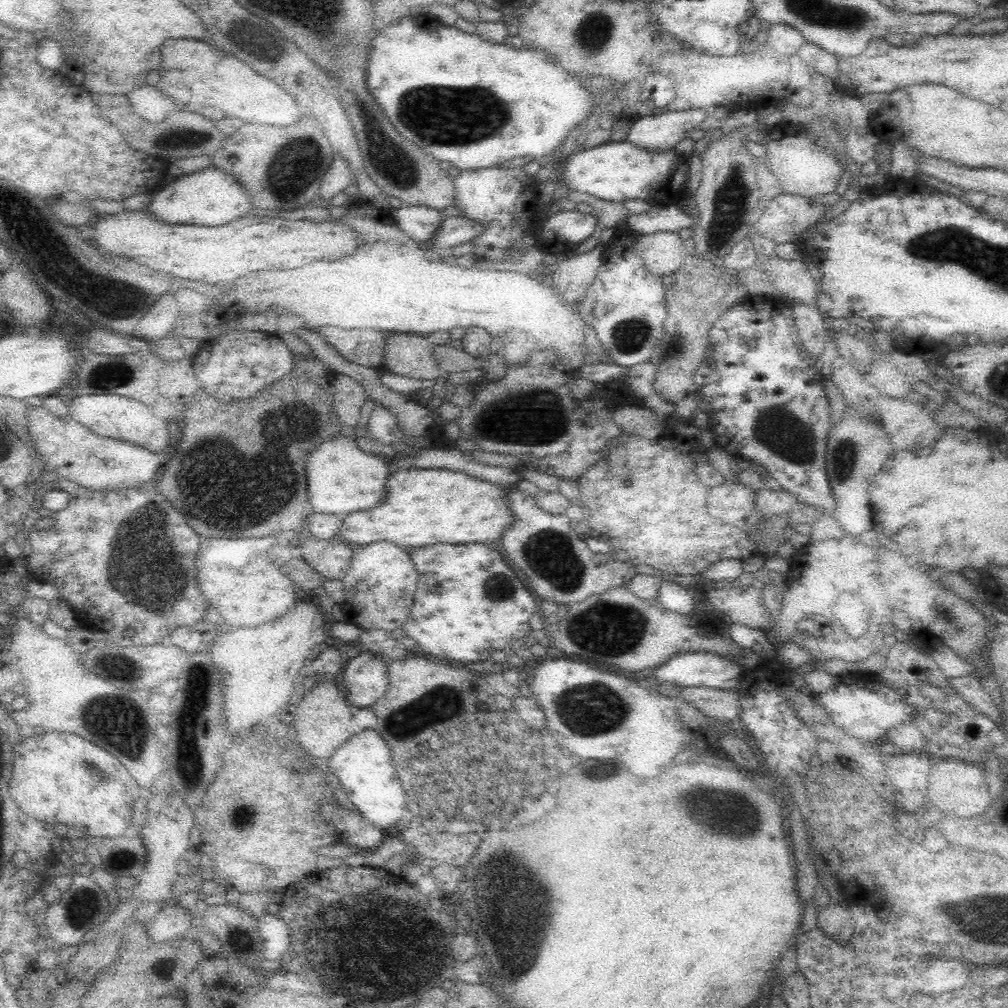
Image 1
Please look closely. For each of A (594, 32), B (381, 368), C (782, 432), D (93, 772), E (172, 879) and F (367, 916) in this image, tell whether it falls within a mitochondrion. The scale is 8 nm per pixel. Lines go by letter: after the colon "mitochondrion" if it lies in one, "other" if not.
A: mitochondrion
B: other
C: mitochondrion
D: mitochondrion
E: other
F: mitochondrion

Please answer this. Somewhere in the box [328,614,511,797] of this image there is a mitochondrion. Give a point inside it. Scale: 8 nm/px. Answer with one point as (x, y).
(433, 704)

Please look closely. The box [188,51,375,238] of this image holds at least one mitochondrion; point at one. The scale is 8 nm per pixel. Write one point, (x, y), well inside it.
(292, 167)

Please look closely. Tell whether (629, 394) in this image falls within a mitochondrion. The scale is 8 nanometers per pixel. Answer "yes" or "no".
yes

